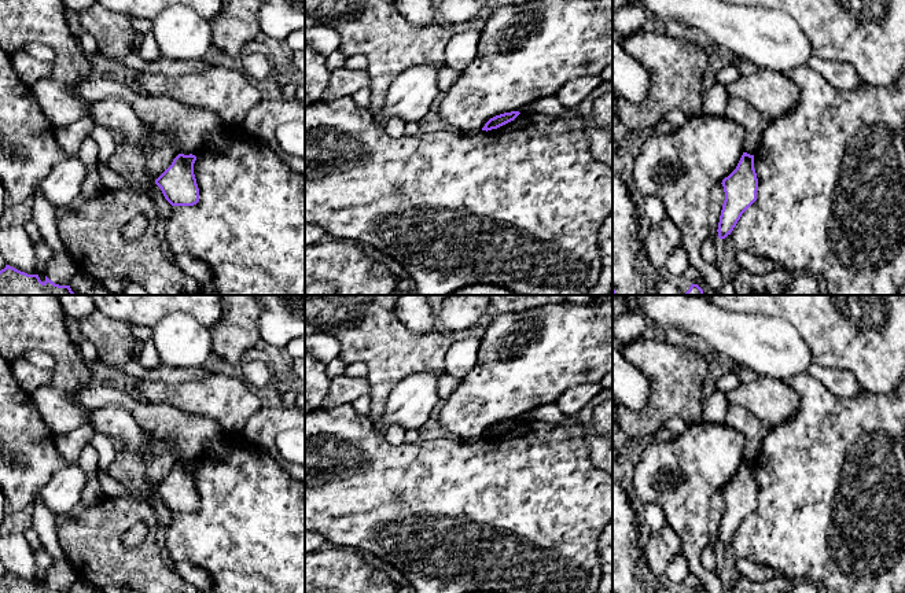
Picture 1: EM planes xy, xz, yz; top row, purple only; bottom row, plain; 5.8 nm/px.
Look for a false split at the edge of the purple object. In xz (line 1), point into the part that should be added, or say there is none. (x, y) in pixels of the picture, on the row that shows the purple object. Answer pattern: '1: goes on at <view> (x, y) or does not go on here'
1: does not go on here

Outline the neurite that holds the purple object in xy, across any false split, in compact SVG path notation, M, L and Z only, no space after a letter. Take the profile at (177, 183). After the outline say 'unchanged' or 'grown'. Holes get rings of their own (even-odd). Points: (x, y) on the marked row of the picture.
M179 154L172 165L155 180L172 206L194 206L199 202L199 188L194 174L196 156Z | unchanged

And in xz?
M511 111L511 113L504 113L504 114L496 115L485 124L482 130L488 132L492 129L497 129L497 128L514 121L519 114L520 114L519 111Z | unchanged

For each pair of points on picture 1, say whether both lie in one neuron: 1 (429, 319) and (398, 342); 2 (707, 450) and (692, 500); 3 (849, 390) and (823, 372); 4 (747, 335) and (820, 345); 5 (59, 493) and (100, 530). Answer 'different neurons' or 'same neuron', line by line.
1: different neurons
2: same neuron
3: same neuron
4: different neurons
5: different neurons

